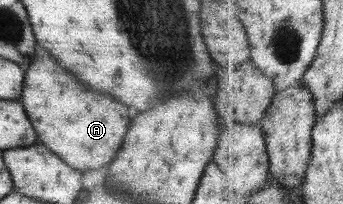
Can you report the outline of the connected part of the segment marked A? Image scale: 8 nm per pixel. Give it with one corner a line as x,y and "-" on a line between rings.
35,57
35,61
27,67
21,103
23,103
25,115
33,119
31,127
37,133
37,141
49,151
53,151
65,165
69,165
76,171
97,170
107,165
113,159
113,155
119,151
123,135
127,133
127,127
129,127
129,113
121,103
113,101
109,95
85,91
83,85
79,85
73,77
69,77
53,59

